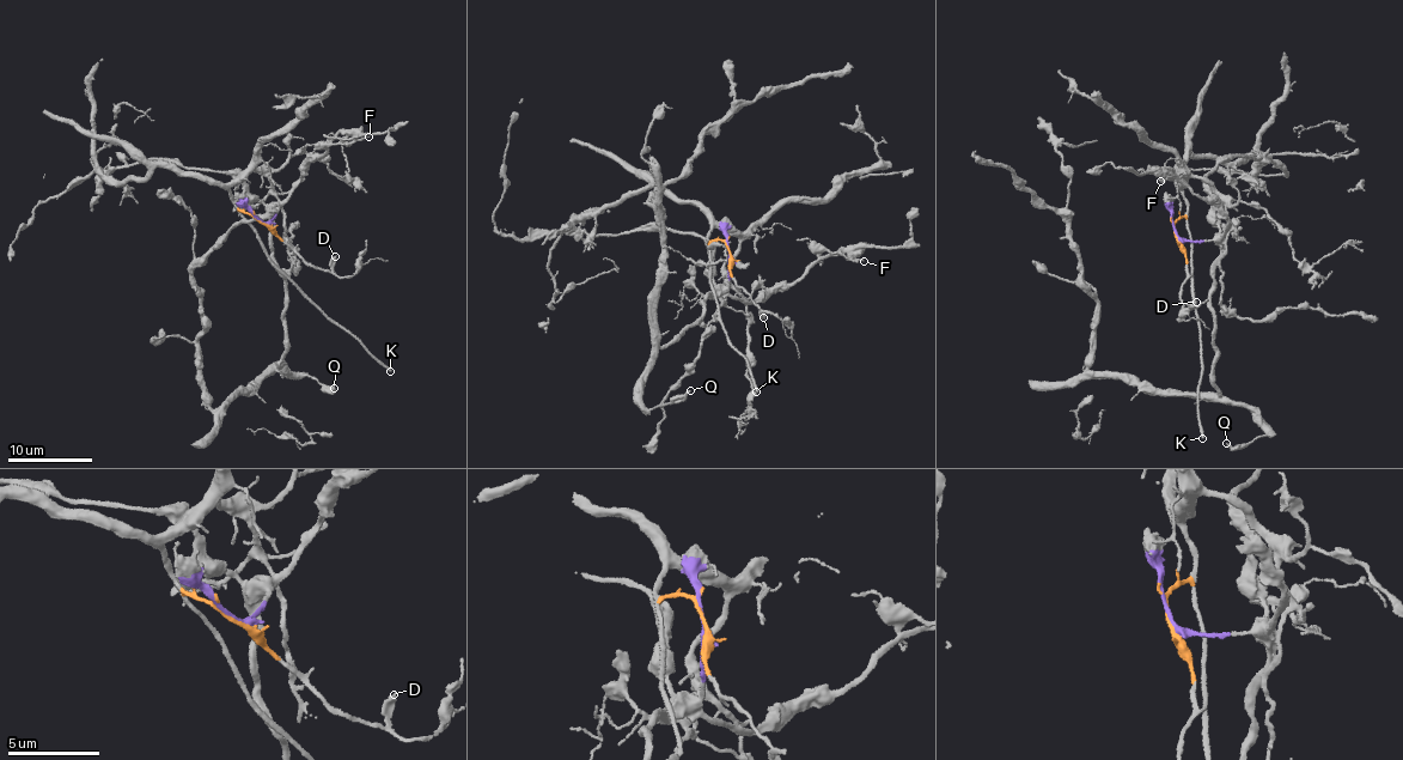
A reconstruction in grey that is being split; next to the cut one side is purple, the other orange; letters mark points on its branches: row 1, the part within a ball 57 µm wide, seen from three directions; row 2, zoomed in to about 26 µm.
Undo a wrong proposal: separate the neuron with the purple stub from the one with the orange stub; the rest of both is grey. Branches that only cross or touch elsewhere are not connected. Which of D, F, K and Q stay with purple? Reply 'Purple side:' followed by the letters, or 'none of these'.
Purple side: F, Q

